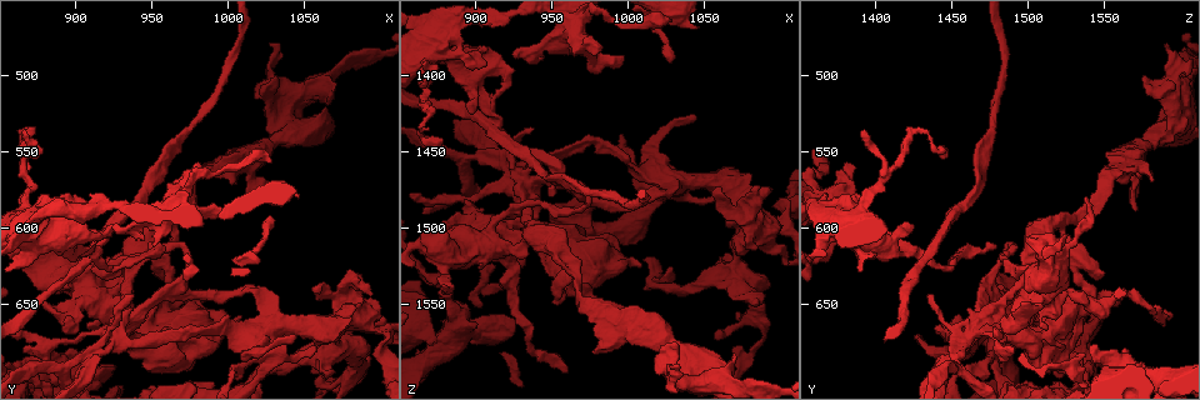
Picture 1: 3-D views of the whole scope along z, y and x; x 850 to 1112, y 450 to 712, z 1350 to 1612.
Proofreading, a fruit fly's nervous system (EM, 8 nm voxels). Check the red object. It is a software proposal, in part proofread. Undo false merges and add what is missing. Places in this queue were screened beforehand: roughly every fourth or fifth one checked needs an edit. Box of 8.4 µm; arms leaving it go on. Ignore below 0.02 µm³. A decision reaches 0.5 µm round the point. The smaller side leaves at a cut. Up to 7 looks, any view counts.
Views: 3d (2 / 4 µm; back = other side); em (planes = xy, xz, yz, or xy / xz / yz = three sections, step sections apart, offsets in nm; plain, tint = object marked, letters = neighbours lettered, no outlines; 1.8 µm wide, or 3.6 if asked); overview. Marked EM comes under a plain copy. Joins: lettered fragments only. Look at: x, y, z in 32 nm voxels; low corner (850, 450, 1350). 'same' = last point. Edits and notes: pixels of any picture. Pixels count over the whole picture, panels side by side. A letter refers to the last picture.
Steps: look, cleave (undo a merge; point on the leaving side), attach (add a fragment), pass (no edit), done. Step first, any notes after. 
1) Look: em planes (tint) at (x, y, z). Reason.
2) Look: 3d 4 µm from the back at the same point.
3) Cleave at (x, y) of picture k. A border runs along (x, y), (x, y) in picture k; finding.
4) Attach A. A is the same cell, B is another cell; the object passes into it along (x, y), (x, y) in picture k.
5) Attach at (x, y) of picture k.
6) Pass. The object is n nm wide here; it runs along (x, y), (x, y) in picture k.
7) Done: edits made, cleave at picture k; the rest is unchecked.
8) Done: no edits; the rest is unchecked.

Look: em planes (letters) at (1018, 696, 1538). Sharp bend.

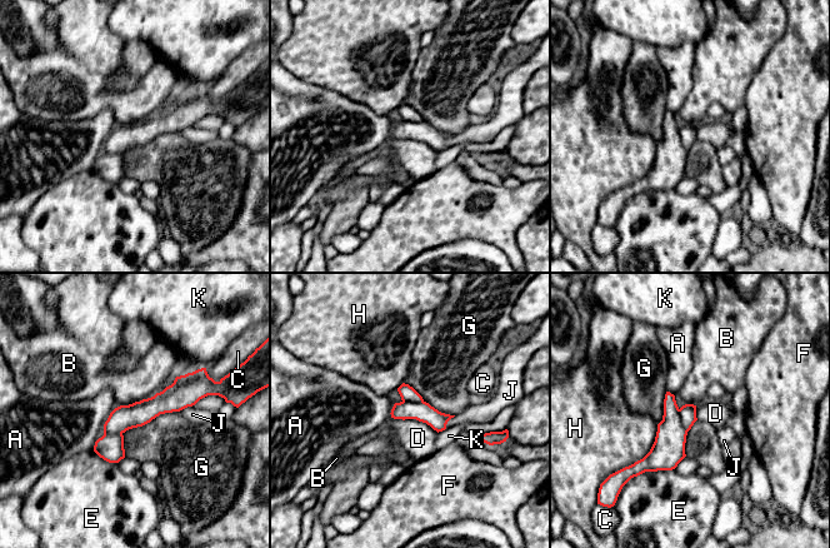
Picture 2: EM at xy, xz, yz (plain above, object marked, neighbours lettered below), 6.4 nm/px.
Cleave at (668, 451) of picture 2. A, B, C, D, E, F, G, H, J and K are other cells; a border runs along (679, 409), (681, 427), (686, 432) in picture 2; a second neuron is stuck on.

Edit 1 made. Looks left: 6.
Look: em xy step 8 (tint) at (1082, 692, 1554). Side arm on a straight run.

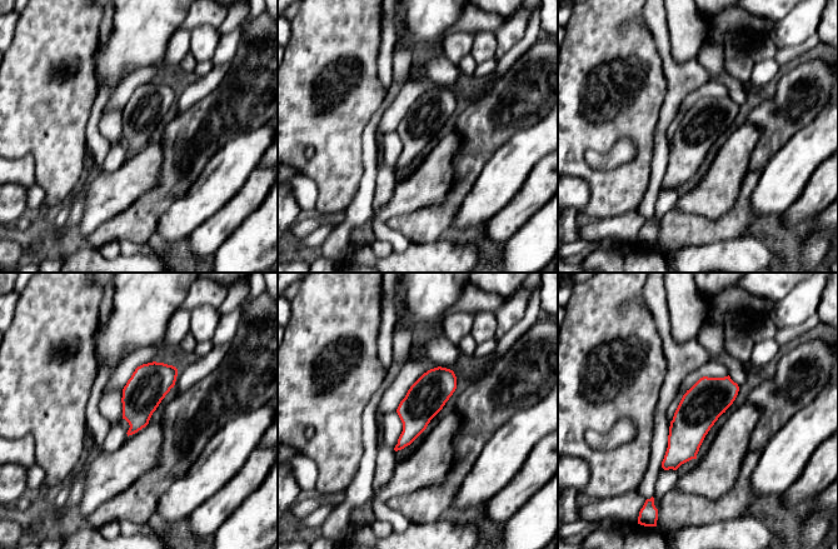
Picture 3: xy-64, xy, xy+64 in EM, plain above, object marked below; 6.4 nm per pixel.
Look: em planes (letters) at the same point. Cut it another way.

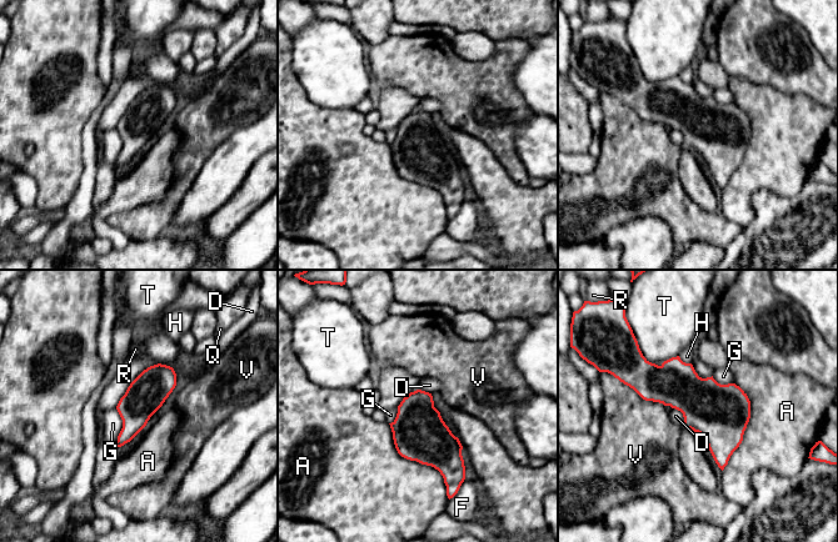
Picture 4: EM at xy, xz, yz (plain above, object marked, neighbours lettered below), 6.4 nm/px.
Pass. A, D, F, G, H, Q, R, T and V are other cells; all the same neuron.

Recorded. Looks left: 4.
Look: em xy step 4 (letters) at (958, 658, 1594). Tapers out.

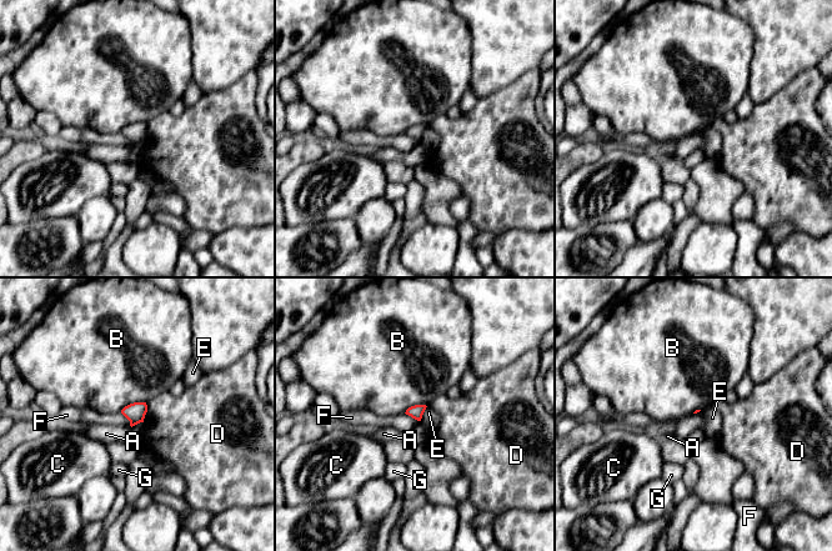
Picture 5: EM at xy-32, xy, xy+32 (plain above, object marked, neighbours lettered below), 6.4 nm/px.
Pass. The longest contact is with B, 180 nm; A, B, C, D, E, F and G are other cells; a border runs along (405, 412), (420, 421) in picture 5; no lettered fragment goes on from it.

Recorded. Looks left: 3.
Done: edits made, cleave at picture 2; the rest is unchecked.

